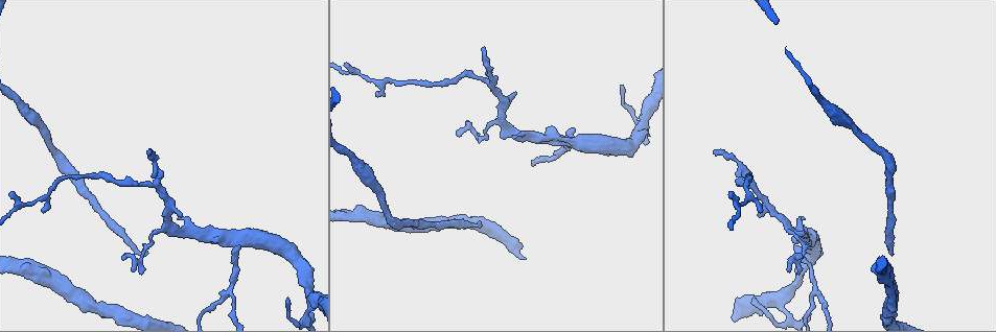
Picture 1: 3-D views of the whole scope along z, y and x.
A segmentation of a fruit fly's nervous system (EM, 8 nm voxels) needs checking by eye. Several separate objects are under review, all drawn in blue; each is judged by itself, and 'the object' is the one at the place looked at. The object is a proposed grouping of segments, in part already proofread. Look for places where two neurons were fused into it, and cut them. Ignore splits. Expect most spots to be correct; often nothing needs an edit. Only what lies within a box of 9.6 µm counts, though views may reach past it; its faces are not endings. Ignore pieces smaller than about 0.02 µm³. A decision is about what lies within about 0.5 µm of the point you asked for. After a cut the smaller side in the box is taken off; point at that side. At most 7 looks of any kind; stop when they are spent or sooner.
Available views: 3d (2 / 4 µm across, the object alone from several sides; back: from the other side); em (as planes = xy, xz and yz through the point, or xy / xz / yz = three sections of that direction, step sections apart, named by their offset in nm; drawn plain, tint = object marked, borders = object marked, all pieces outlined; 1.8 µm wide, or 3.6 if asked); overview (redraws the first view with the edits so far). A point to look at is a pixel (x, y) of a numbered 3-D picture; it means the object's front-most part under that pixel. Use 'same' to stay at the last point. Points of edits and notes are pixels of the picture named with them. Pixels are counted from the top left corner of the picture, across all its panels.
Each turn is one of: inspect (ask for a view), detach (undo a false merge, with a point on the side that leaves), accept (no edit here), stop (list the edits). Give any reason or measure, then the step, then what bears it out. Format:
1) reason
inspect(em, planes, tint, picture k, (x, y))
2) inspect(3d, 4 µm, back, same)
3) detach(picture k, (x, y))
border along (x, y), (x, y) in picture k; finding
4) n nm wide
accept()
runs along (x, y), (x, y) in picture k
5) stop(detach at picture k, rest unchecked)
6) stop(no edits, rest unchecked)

a fork
inspect(3d, 4 µm, picture 1, (751, 185))

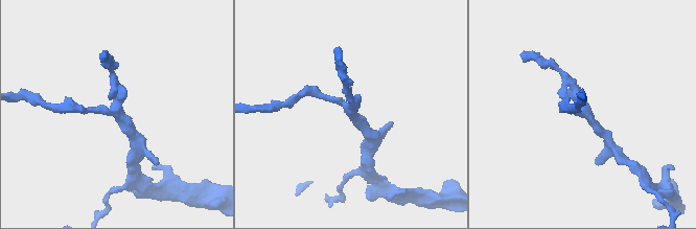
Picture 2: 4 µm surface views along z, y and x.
shape alone is not enough
inspect(em, planes, plain, picture 2, (587, 112))

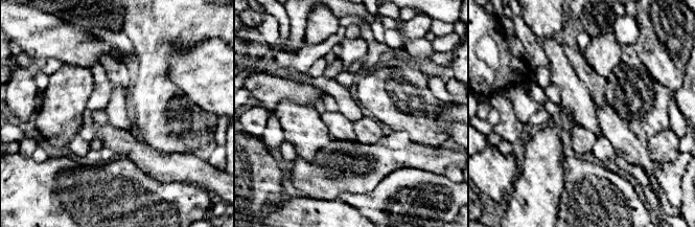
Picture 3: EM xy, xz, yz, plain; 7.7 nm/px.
what lies round it
inspect(em, planes, borders, same)

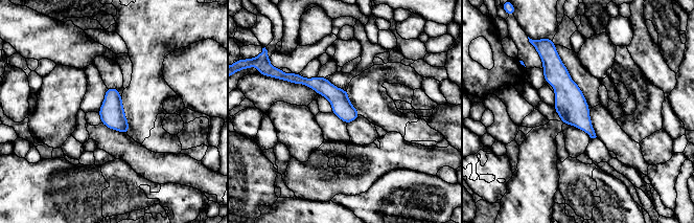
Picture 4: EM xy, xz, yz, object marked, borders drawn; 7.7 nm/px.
accept()
runs along (547, 59), (572, 108), (593, 135) in picture 4; all the same neuron

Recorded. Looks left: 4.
branch point
inspect(3d, 4 µm, picture 1, (798, 234))

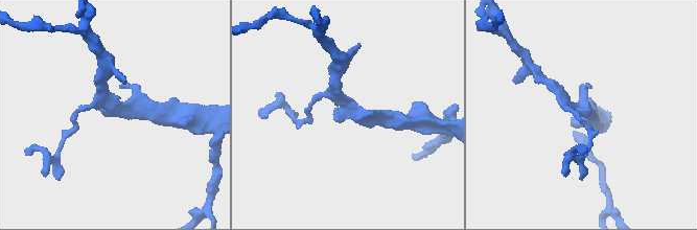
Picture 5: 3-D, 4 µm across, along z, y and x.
shape alone is not enough
inspect(em, planes, tint, picture 5, (117, 109))

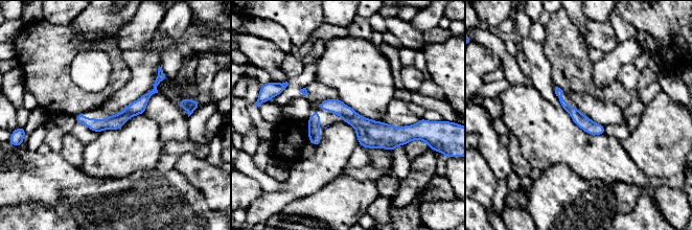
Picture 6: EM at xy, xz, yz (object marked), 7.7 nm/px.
accept()
runs along (310, 120), (338, 107), (370, 133), (410, 129) in picture 6; all the same neuron

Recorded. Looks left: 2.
thin arm on a thick one
inspect(em, planes, tint, picture 1, (569, 142))

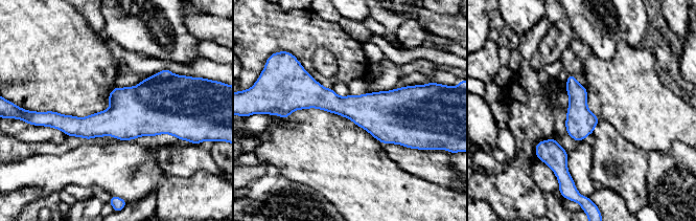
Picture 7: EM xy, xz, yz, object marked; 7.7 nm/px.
accept()
one neuron here

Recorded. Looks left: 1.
stop(no edits, rest unchecked)

